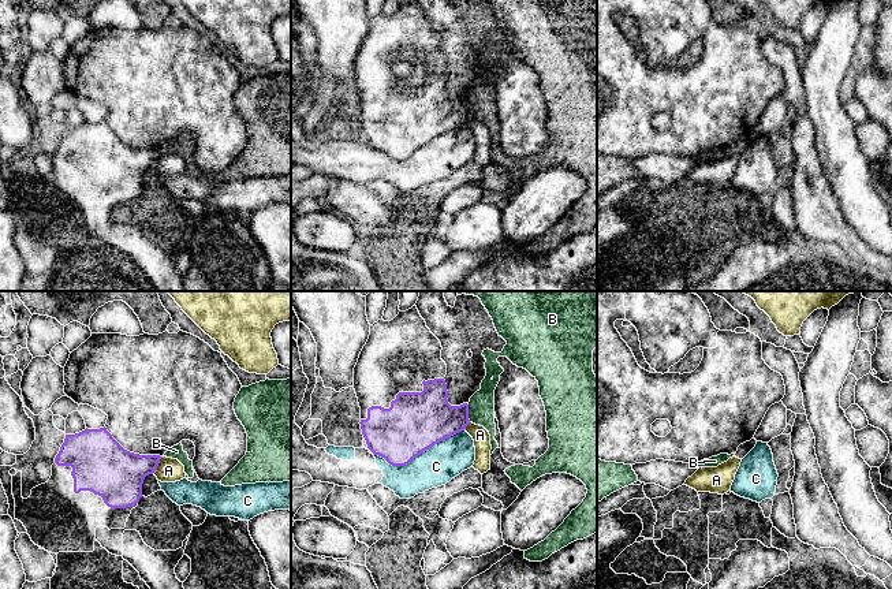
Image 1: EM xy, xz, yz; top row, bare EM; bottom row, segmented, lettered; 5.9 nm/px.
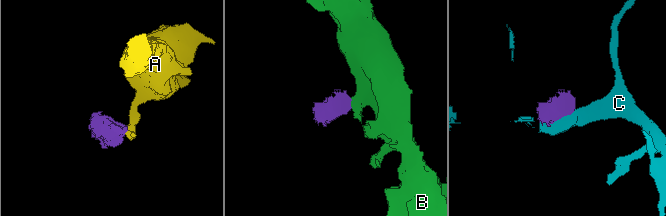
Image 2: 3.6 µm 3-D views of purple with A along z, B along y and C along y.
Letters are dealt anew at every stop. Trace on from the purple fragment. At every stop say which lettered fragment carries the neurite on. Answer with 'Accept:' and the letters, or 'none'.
Accept: none

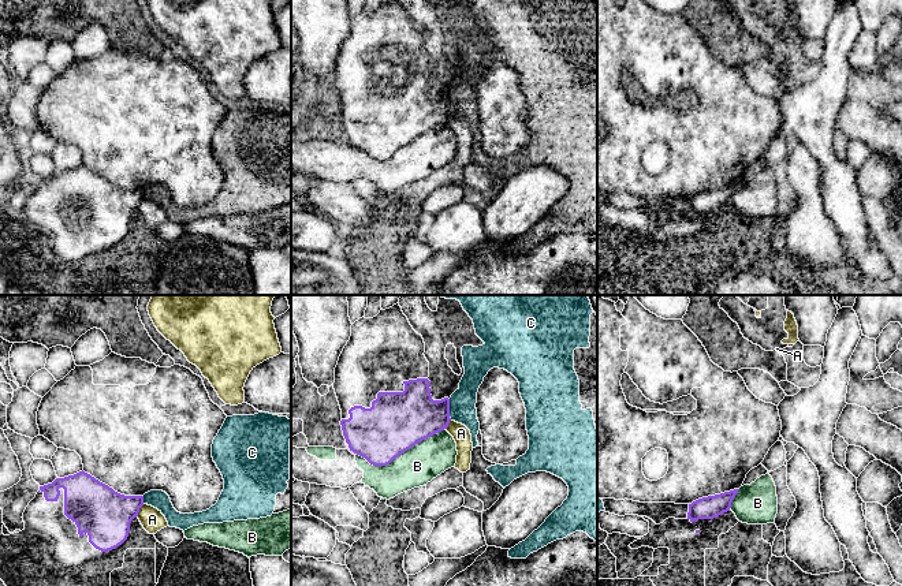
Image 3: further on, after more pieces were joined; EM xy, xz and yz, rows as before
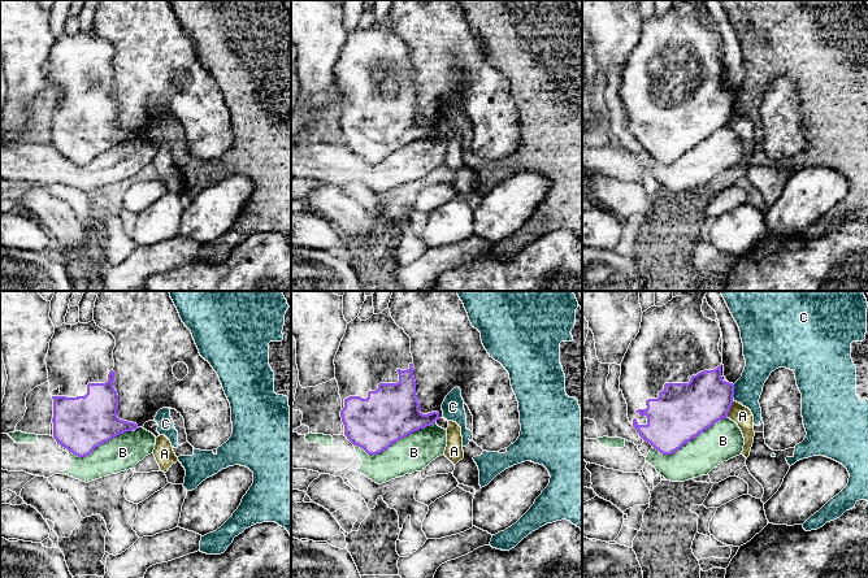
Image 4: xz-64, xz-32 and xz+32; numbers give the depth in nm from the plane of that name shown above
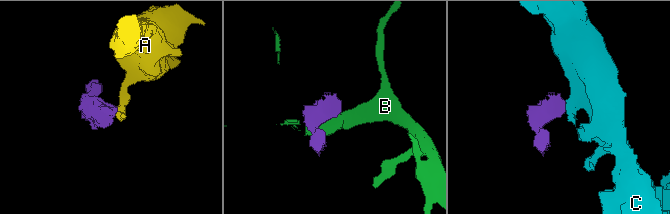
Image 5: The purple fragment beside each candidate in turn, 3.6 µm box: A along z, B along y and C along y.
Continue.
Accept: none

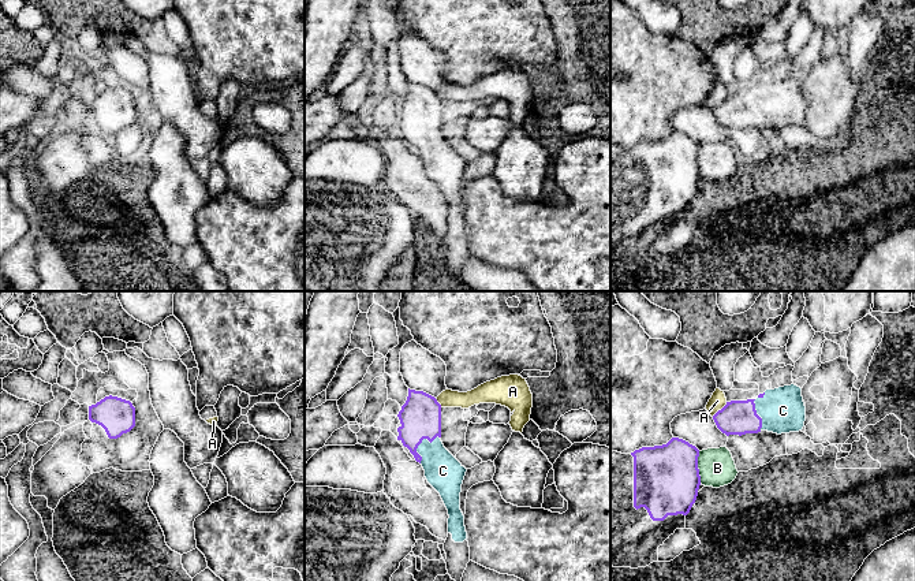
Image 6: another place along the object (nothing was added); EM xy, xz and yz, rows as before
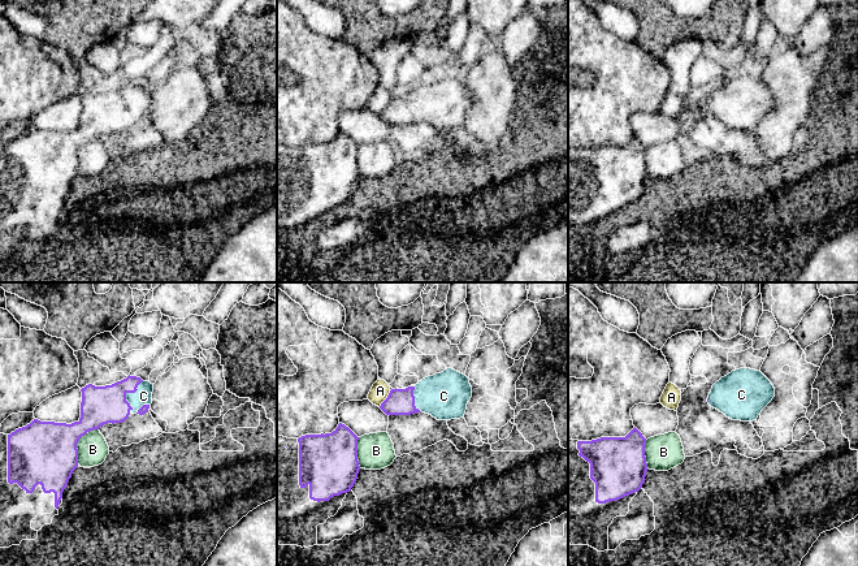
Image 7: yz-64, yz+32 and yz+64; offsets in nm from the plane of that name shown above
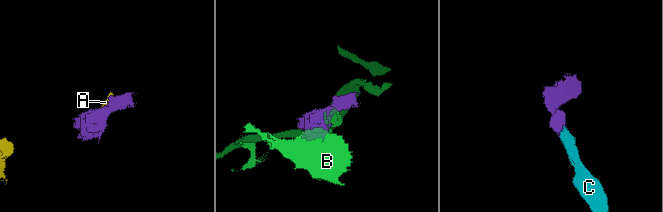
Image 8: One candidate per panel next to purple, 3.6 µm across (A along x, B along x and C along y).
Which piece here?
Accept: C

